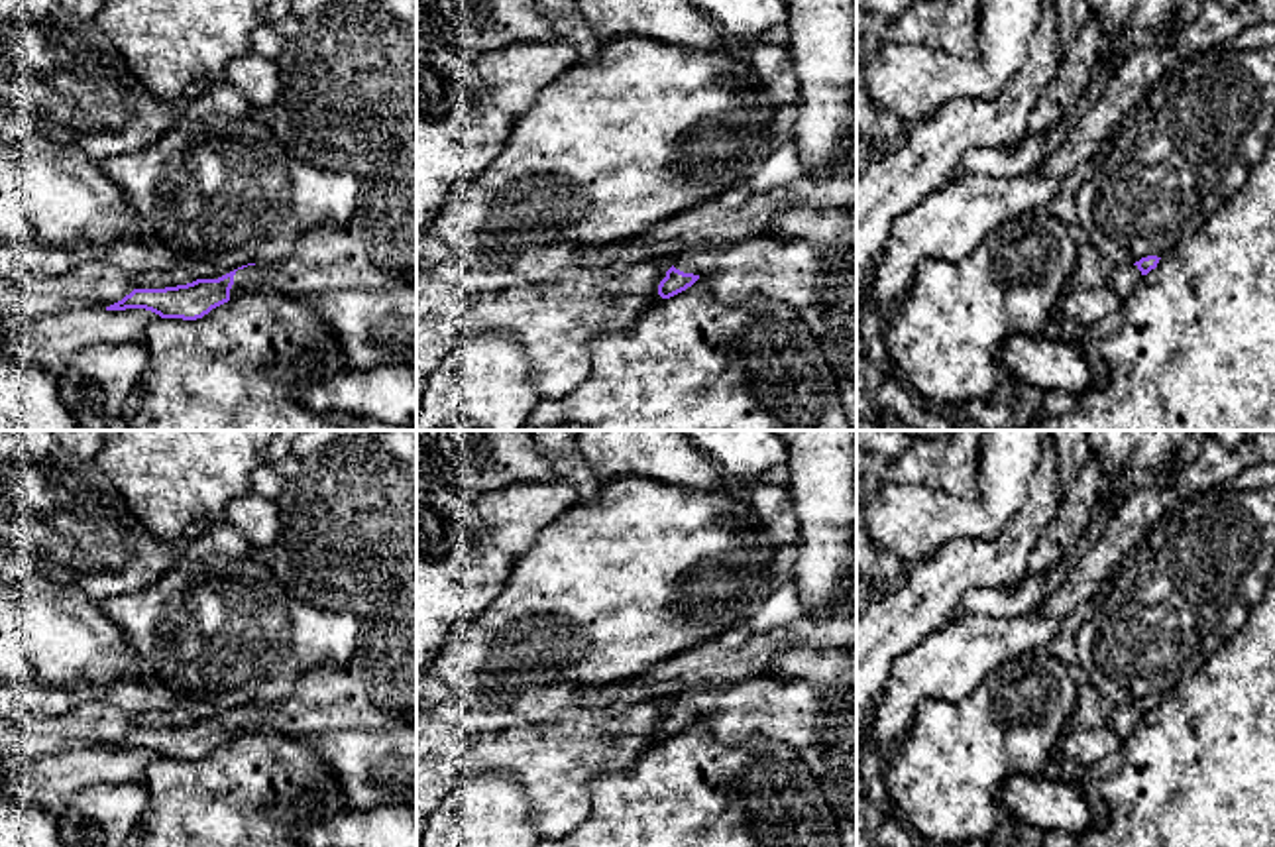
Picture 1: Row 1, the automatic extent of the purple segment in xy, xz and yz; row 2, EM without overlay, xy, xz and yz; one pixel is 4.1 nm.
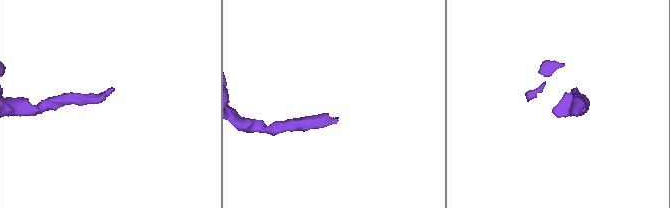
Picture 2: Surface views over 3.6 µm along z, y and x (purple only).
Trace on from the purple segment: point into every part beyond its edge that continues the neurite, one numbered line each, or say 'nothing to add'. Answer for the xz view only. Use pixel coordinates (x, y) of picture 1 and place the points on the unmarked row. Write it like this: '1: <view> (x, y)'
1: xz (818, 724)

